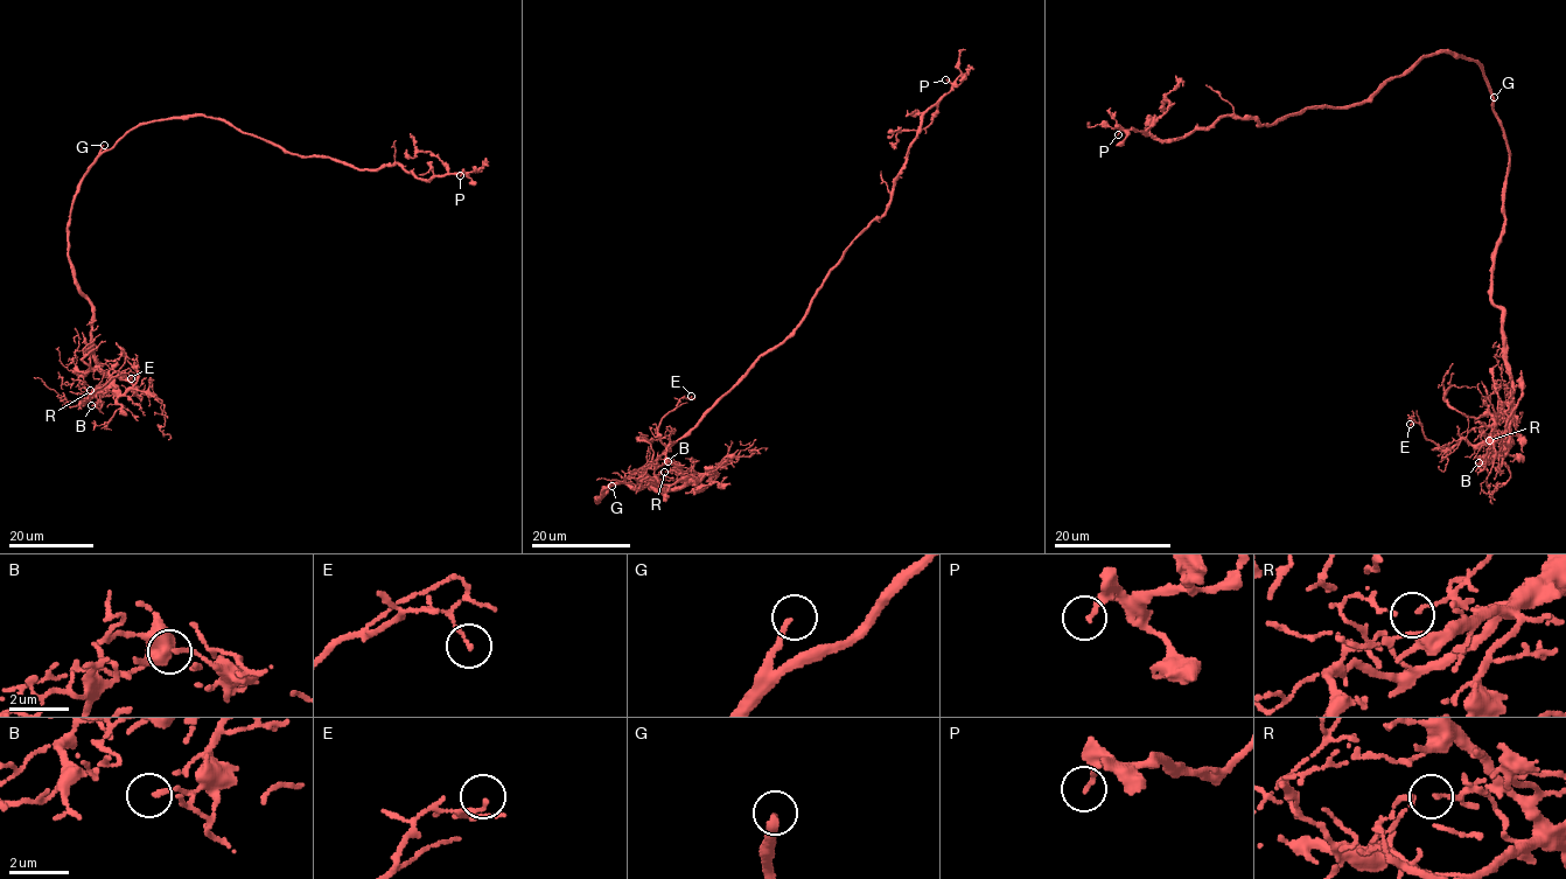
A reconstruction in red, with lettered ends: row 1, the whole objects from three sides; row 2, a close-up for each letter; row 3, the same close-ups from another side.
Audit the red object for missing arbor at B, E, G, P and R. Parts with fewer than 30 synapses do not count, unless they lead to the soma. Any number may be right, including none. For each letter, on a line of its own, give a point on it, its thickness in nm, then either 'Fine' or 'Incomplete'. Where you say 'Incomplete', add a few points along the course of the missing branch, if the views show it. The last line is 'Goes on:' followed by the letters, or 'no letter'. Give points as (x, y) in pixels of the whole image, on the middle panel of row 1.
B: Place: (668, 461). Thickness 140 nm. Fine
E: Place: (691, 396). Thickness 130 nm. Fine
G: Place: (612, 486). Thickness 170 nm. Incomplete
P: Place: (945, 79). Thickness 180 nm. Fine
R: Place: (664, 472). Thickness 90 nm. Fine
Goes on: G

